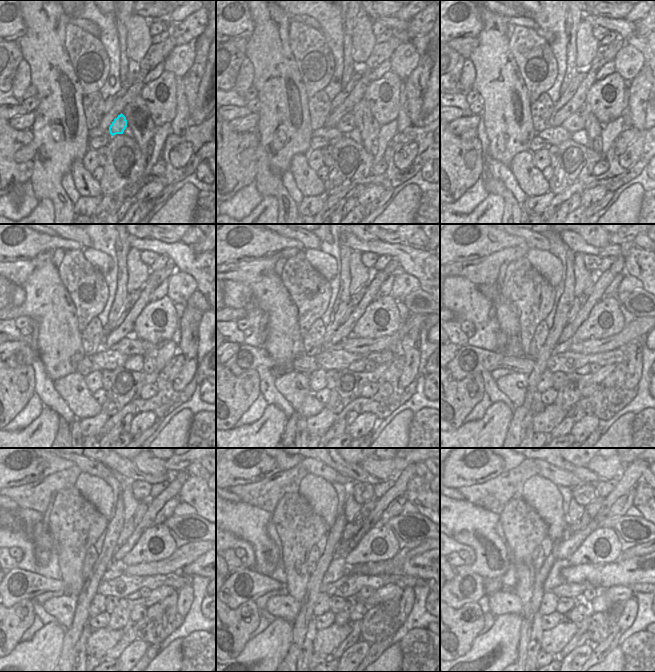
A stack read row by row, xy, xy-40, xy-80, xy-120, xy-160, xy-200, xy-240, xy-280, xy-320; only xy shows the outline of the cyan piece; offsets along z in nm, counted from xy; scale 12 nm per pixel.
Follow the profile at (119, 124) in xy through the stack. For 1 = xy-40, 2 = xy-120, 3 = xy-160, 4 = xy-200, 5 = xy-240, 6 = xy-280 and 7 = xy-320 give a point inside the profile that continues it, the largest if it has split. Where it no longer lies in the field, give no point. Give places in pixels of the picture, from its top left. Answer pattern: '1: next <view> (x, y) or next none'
1: next xy-40 (347, 123)
2: next xy-120 (130, 345)
3: next xy-160 (351, 344)
4: next xy-200 (639, 327)
5: next xy-240 (188, 553)
6: next xy-280 (391, 566)
7: next xy-320 (638, 550)

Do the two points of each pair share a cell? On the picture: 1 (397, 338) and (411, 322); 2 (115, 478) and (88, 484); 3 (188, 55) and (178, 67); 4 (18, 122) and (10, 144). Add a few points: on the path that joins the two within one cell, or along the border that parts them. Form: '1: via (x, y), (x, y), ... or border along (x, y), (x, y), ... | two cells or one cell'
1: via (400, 334), (407, 326) | one cell
2: border along (104, 479), (112, 490), (113, 502) | two cells
3: via (185, 58), (179, 64) | one cell
4: border along (10, 125), (16, 129), (30, 129) | two cells

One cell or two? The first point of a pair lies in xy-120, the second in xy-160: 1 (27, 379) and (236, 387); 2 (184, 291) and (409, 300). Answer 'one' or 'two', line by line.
1: one
2: two

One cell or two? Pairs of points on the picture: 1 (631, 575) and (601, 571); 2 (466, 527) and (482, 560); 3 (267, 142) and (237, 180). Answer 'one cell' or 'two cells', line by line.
1: one cell
2: one cell
3: two cells

